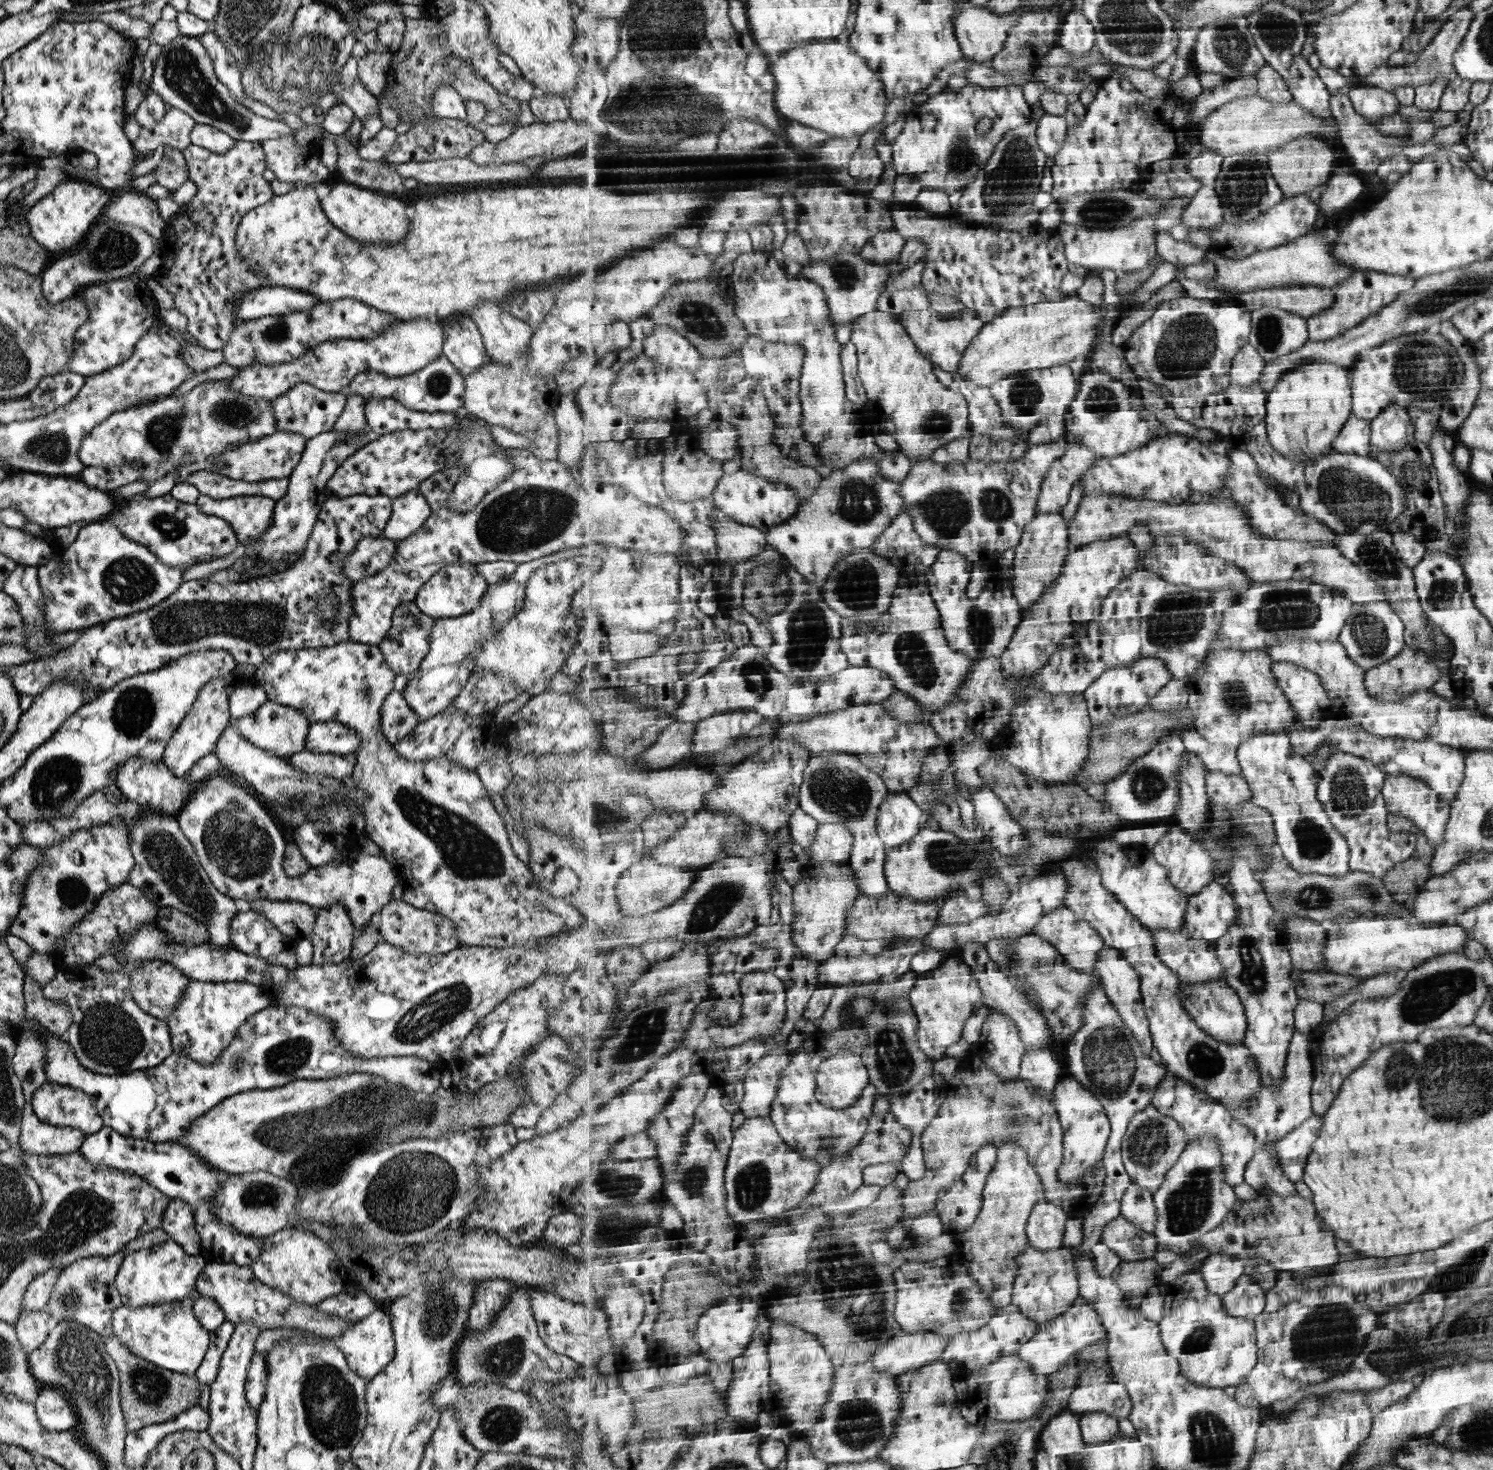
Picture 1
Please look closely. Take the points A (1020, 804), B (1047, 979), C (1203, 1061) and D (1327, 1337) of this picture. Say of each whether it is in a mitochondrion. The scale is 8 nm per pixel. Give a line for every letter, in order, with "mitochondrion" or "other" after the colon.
A: other
B: mitochondrion
C: mitochondrion
D: mitochondrion

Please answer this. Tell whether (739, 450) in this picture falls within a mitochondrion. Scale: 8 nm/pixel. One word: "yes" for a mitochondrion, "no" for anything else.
no

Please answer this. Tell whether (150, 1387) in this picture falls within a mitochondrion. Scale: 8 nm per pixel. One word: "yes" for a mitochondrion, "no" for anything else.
yes

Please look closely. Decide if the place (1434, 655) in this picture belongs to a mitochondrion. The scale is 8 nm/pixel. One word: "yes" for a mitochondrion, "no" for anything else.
no

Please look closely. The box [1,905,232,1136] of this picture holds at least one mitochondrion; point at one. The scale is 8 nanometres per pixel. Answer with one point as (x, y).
(108, 1035)

